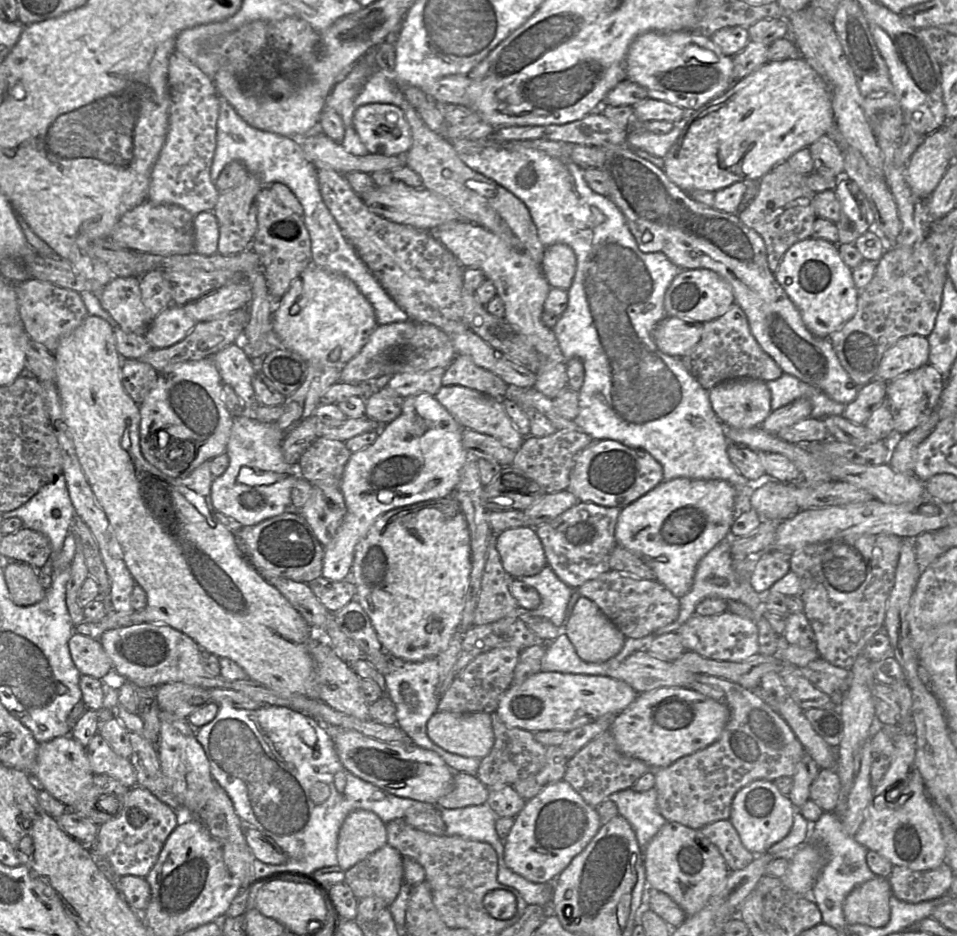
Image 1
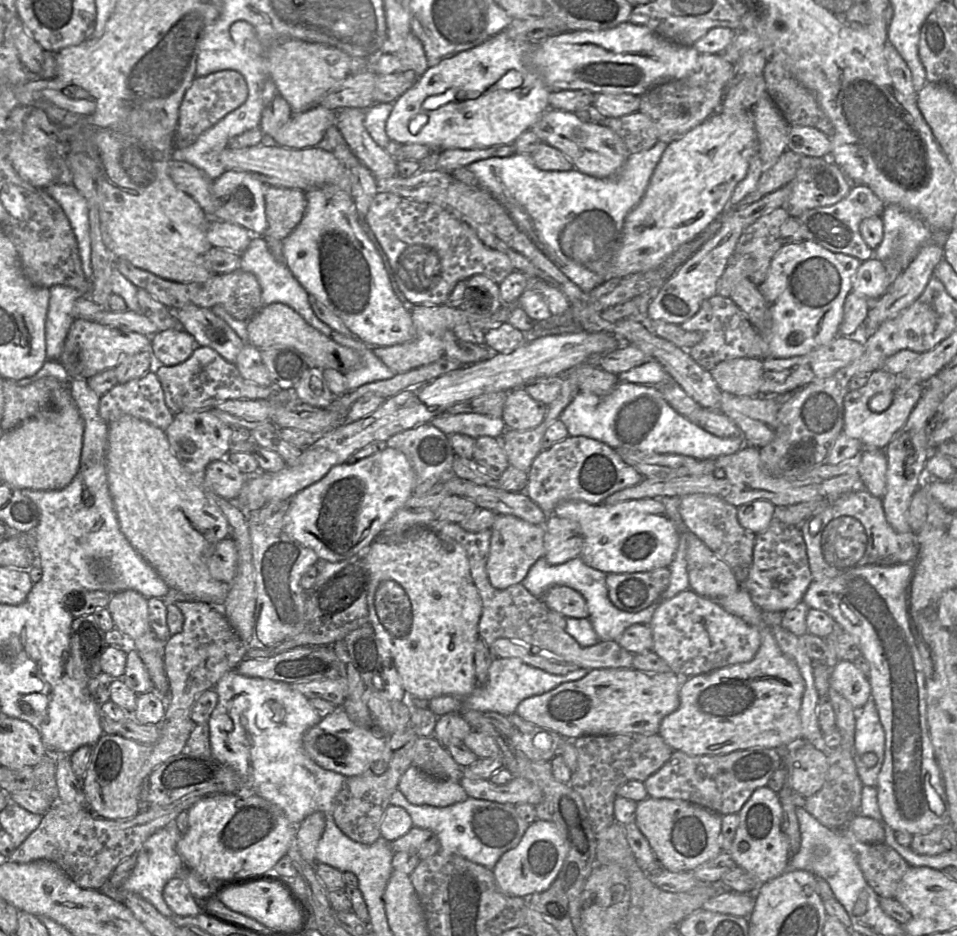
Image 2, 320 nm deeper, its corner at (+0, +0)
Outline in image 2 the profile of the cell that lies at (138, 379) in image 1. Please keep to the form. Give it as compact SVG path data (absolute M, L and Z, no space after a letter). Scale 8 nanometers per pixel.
M154 370L148 371L141 378L115 385L100 398L99 415L108 425L125 415L129 415L146 421L164 432L171 425L174 418L174 414L165 403L164 391Z

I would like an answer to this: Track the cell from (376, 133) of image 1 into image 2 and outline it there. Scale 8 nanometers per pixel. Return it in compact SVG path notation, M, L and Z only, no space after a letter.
M502 30L471 49L429 65L413 87L393 102L386 122L389 139L402 145L421 144L433 151L512 144L523 132L530 130L550 108L551 89L527 61L529 49L534 44L512 39Z

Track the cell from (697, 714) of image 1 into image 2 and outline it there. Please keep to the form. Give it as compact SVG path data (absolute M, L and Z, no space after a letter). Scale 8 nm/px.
M740 587L735 593L713 601L755 627L761 636L760 647L749 662L682 679L680 706L662 720L658 735L674 751L681 751L689 756L727 755L754 747L782 750L798 744L801 741L800 709L805 684L796 663L781 651L774 638L773 629L765 624L762 610L754 604L745 588Z

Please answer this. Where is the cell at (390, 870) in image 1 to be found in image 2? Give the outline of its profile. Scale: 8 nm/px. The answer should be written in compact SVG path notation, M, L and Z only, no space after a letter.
M413 826L404 836L392 841L391 847L394 853L407 851L423 860L440 851L440 842L431 830Z

